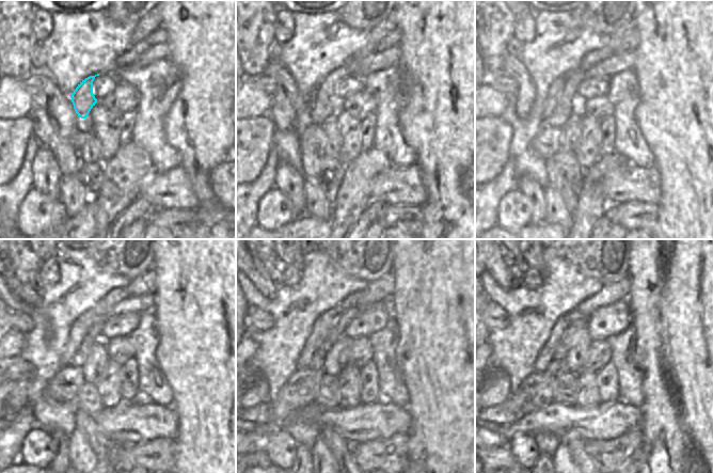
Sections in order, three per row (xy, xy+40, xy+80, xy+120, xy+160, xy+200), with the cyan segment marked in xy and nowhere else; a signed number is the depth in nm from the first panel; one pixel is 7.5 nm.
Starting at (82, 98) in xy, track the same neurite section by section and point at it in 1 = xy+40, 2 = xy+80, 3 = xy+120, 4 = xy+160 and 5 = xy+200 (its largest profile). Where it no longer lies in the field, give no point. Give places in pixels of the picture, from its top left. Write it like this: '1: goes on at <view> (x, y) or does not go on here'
1: goes on at xy+40 (323, 105)
2: goes on at xy+80 (567, 104)
3: goes on at xy+120 (94, 334)
4: goes on at xy+160 (317, 362)
5: goes on at xy+200 (554, 366)

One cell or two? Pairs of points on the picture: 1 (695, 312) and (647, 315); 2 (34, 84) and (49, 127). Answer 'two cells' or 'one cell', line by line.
1: one cell
2: two cells

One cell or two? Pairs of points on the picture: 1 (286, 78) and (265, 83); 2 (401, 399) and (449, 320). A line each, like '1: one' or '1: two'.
1: two
2: two

